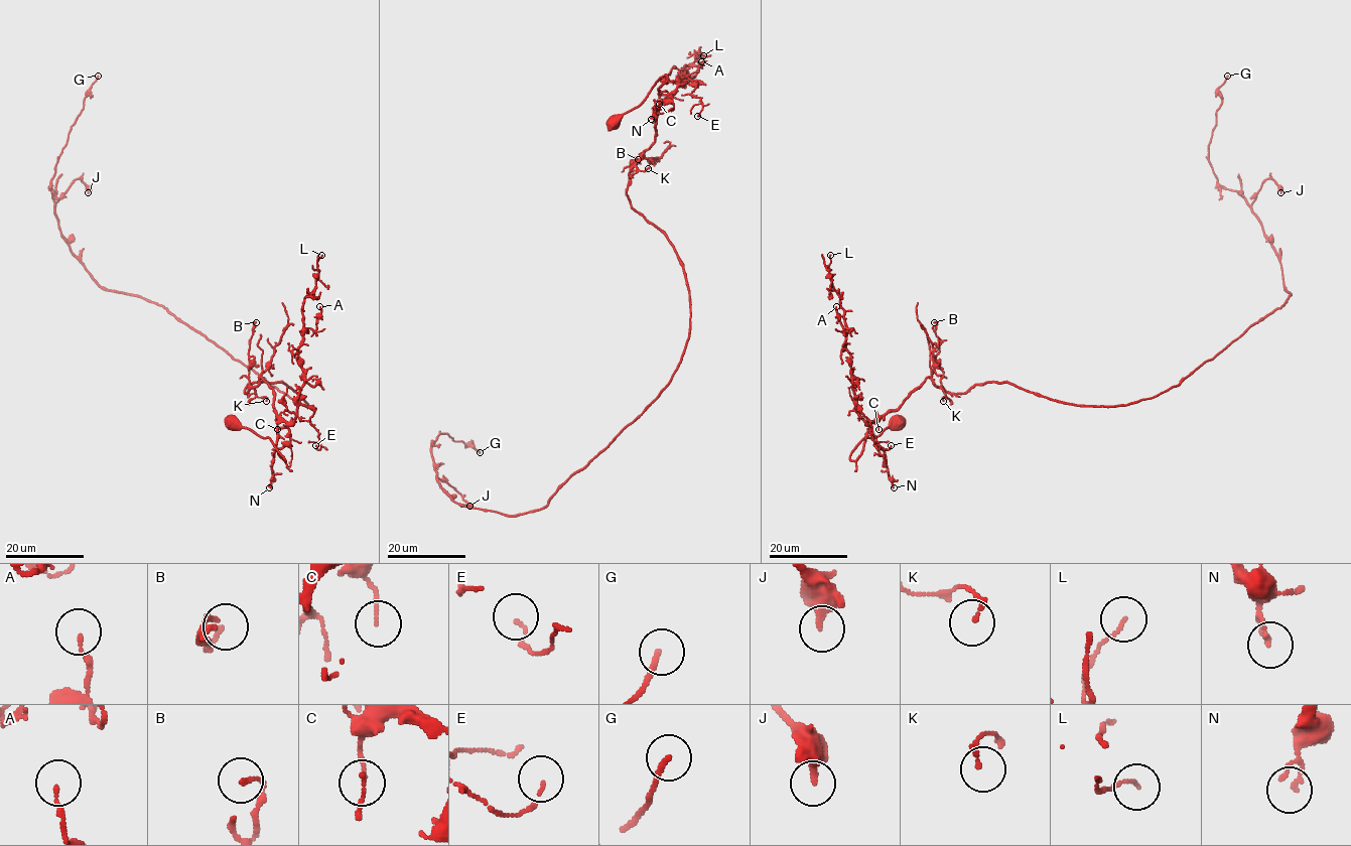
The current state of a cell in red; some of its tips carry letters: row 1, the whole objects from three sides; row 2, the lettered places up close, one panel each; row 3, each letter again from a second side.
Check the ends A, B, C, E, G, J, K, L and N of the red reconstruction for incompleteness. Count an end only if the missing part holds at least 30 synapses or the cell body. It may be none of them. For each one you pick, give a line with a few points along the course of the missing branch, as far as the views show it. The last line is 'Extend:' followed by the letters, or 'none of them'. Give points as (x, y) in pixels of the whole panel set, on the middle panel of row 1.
Extend: none of them

